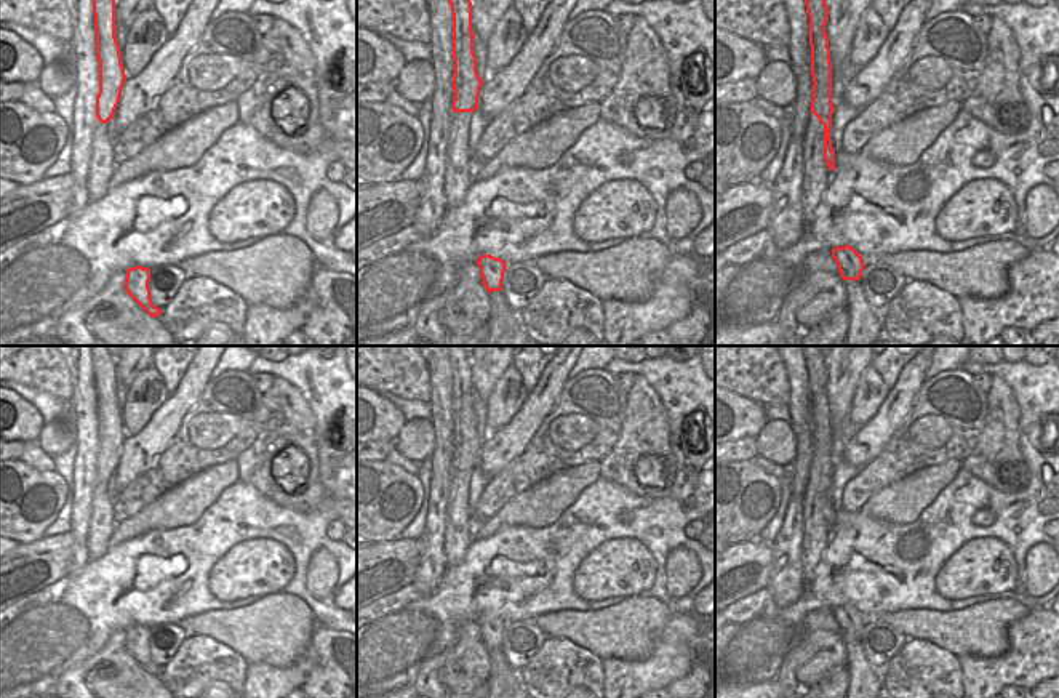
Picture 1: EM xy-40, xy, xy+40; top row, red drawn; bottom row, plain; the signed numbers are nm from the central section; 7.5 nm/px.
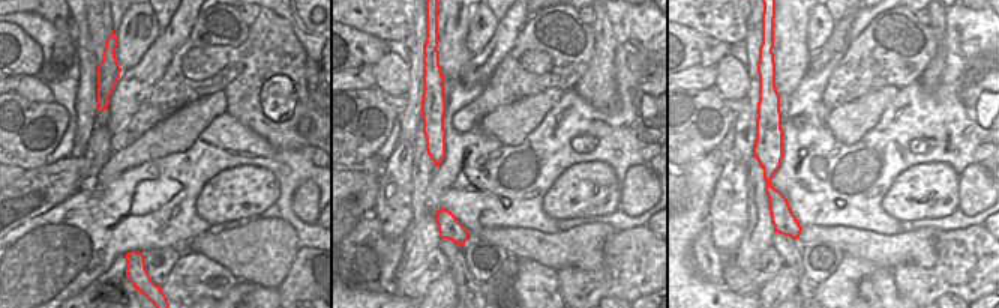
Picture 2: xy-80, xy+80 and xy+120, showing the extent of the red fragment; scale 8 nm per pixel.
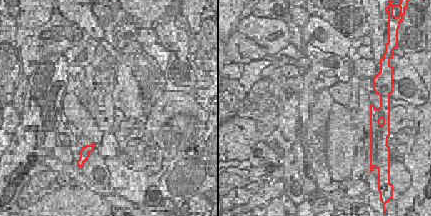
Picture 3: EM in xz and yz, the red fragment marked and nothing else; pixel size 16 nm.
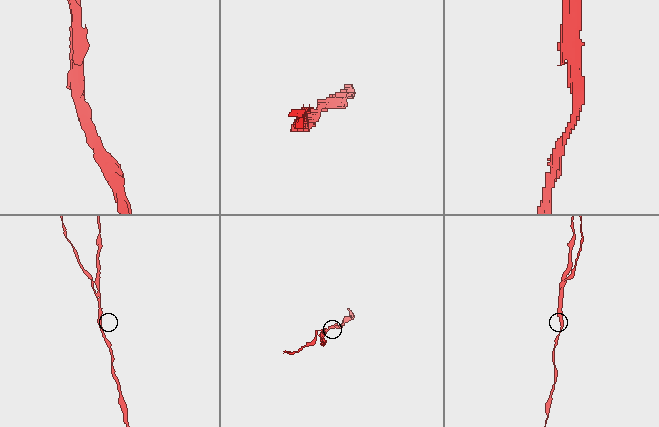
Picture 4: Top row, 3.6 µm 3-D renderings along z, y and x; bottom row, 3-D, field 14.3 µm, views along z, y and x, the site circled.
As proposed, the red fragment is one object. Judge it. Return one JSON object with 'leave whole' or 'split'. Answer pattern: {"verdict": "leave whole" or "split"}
{"verdict": "split"}

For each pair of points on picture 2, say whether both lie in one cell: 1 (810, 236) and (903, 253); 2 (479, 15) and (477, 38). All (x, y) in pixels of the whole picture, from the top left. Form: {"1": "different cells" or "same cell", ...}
{"1": "same cell", "2": "same cell"}

